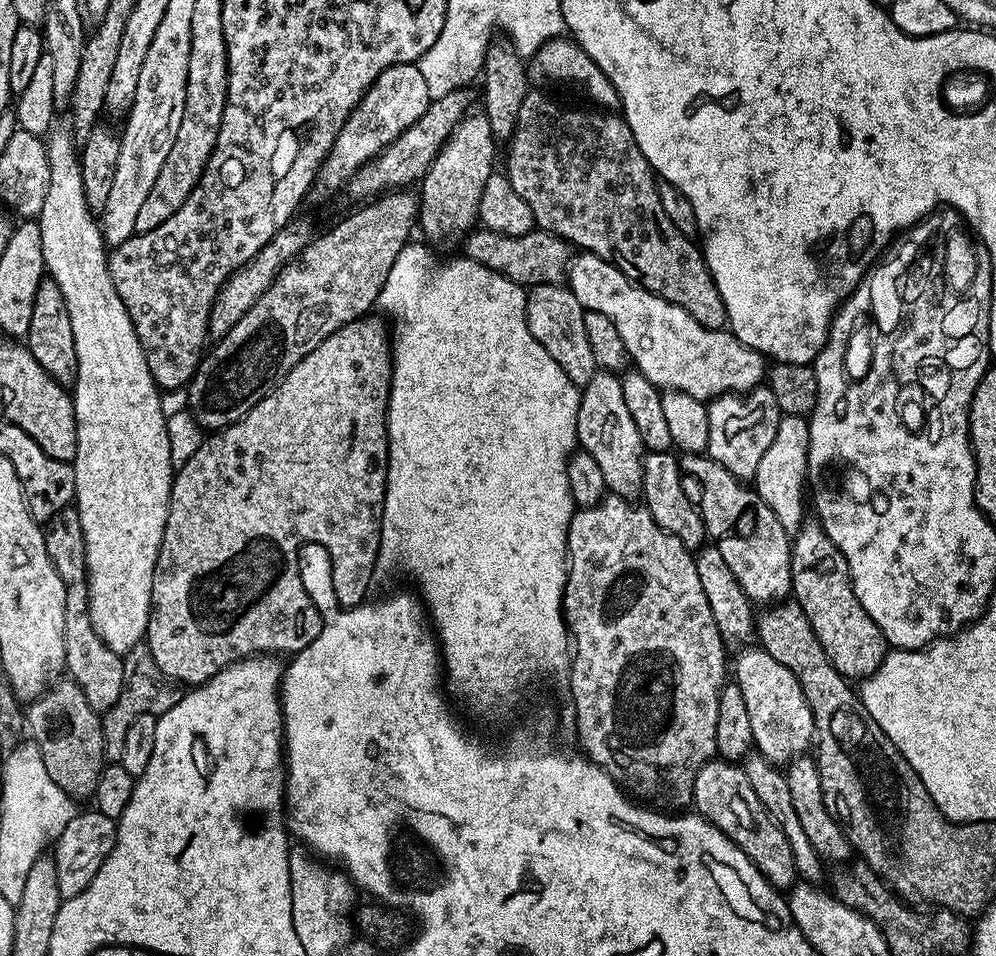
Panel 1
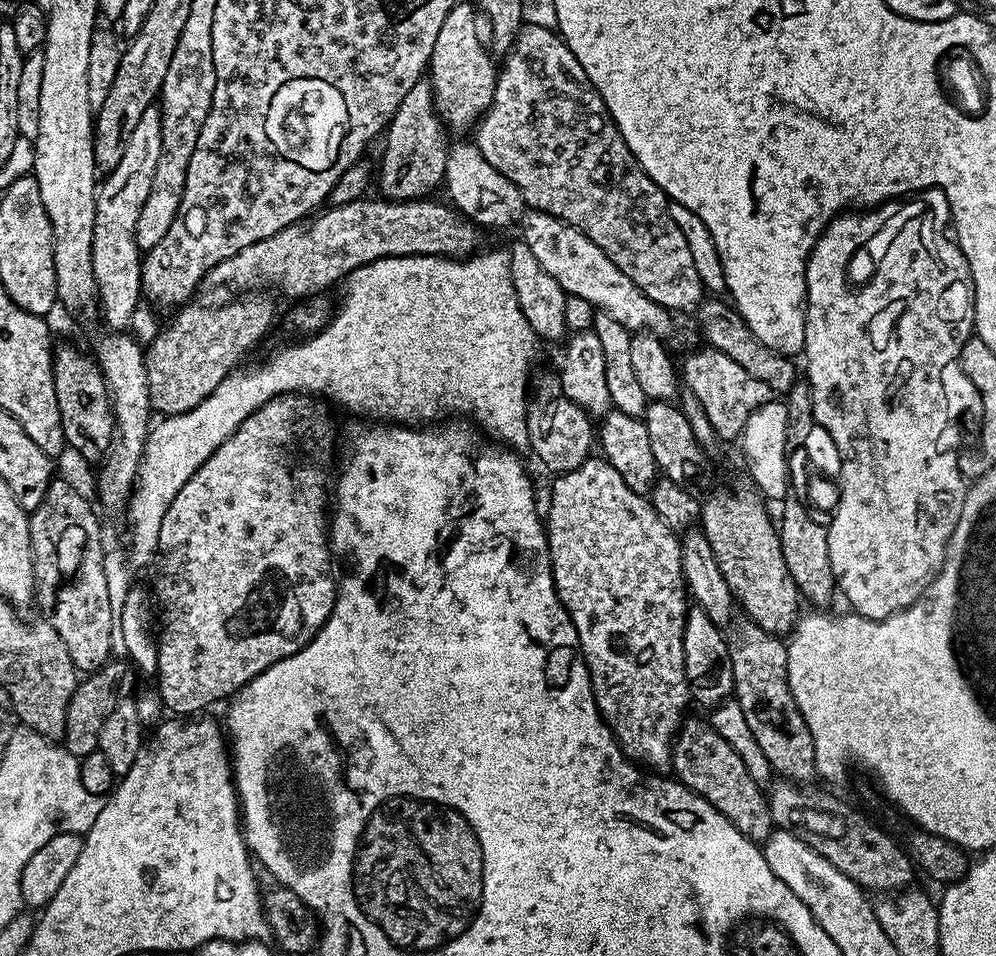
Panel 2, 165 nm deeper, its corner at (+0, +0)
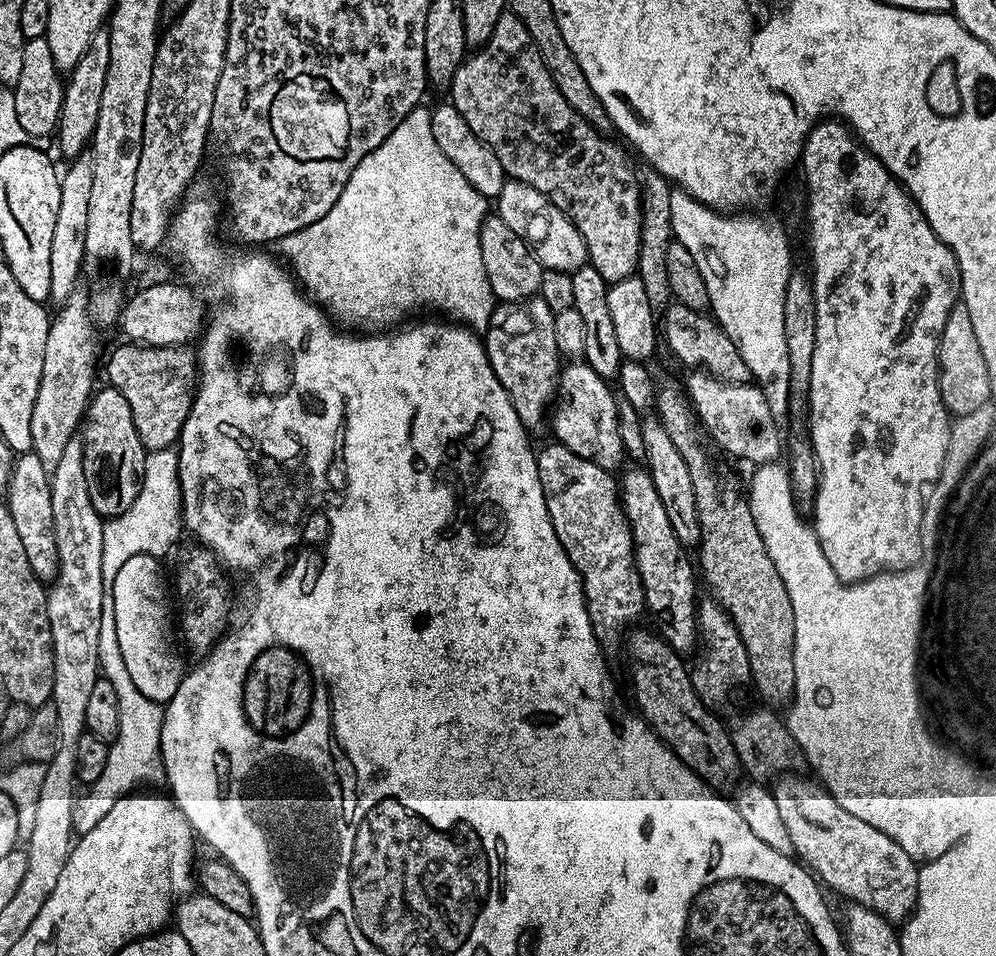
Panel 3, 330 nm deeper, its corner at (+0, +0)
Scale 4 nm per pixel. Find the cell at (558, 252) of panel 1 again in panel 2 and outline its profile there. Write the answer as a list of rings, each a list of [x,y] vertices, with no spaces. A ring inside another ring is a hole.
[[[361,198],[354,202],[325,207],[323,211],[313,215],[307,222],[294,223],[289,228],[283,228],[278,234],[274,234],[262,242],[254,242],[250,246],[246,246],[246,250],[238,250],[238,254],[234,254],[234,258],[226,258],[226,262],[218,262],[218,266],[210,269],[206,277],[207,287],[244,288],[240,290],[277,288],[284,296],[310,298],[328,290],[324,288],[338,283],[339,280],[341,283],[355,268],[361,268],[363,264],[369,264],[387,256],[464,258],[477,251],[476,243],[480,240],[479,234],[481,235],[477,225],[456,211],[451,203],[439,204],[436,198],[423,200],[368,199]]]

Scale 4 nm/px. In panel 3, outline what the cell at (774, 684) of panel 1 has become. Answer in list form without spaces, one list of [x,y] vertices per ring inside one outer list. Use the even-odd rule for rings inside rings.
[[[648,414],[641,419],[641,430],[642,443],[646,446],[646,458],[642,462],[654,482],[654,490],[658,490],[658,498],[662,498],[662,507],[670,518],[670,526],[674,528],[678,542],[685,546],[699,545],[700,527],[698,526],[698,508],[694,506],[694,482],[690,482],[690,470],[686,470],[686,462],[683,461],[682,454],[678,454],[678,449],[674,447],[670,434],[666,434],[666,426],[662,426],[662,422],[653,415]]]

